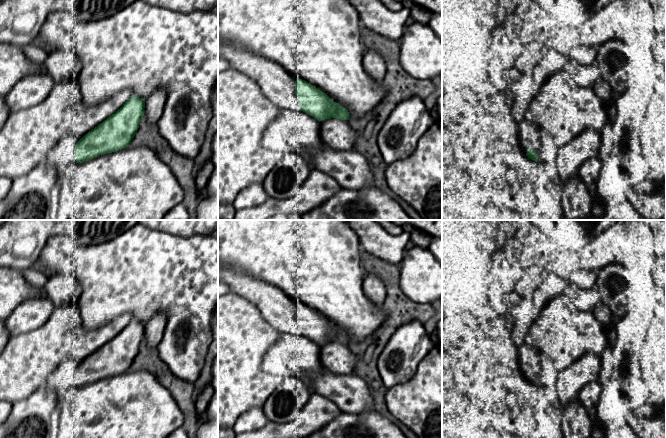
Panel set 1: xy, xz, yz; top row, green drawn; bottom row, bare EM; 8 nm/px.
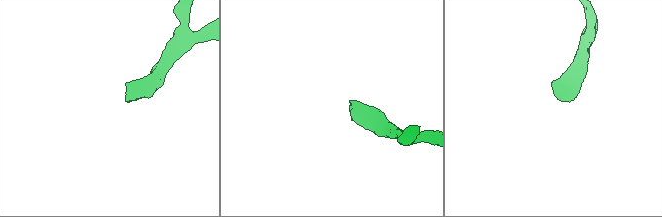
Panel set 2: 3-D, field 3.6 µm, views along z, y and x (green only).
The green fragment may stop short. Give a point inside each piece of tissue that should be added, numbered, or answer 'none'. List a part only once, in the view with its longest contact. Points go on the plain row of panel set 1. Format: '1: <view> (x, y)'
1: xz (277, 308)

